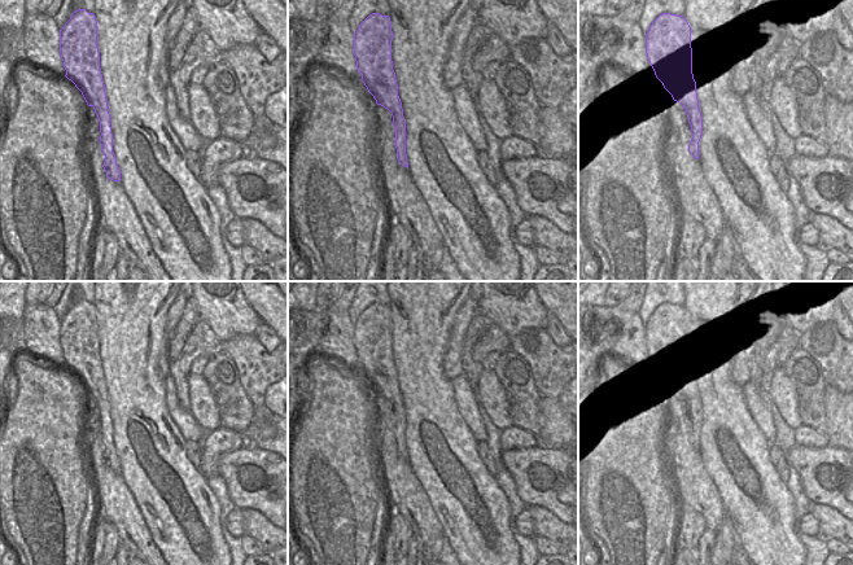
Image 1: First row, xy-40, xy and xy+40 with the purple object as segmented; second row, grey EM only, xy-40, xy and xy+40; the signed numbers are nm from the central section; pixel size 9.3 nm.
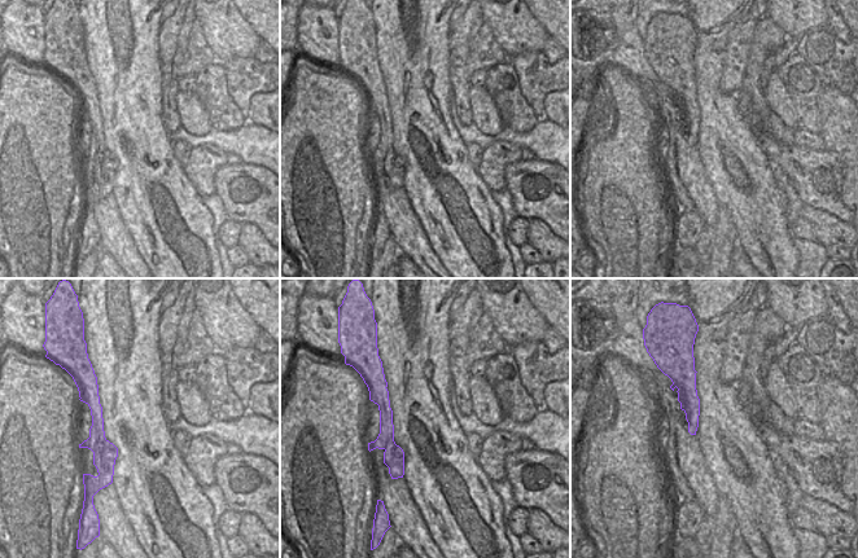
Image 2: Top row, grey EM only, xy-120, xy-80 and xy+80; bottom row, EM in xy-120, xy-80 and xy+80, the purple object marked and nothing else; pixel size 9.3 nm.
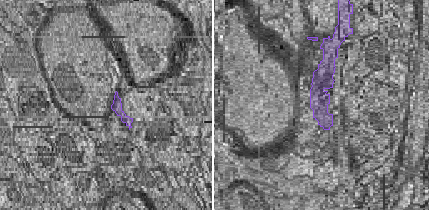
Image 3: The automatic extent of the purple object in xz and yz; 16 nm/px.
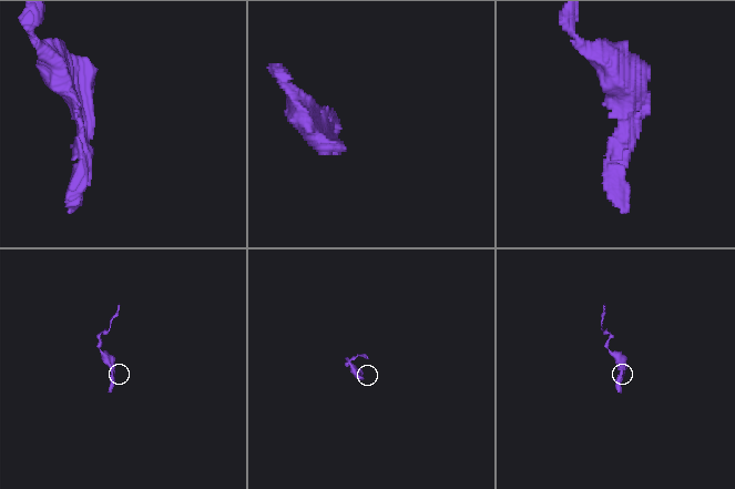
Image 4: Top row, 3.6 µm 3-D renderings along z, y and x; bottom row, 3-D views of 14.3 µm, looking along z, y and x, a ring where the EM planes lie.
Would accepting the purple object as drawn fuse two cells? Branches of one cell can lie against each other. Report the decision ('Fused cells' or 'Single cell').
Fused cells

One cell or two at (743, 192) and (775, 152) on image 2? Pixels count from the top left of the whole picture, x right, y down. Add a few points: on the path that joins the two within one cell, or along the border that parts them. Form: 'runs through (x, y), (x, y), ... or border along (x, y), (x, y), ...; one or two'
border along (756, 133), (756, 141), (767, 159); two

